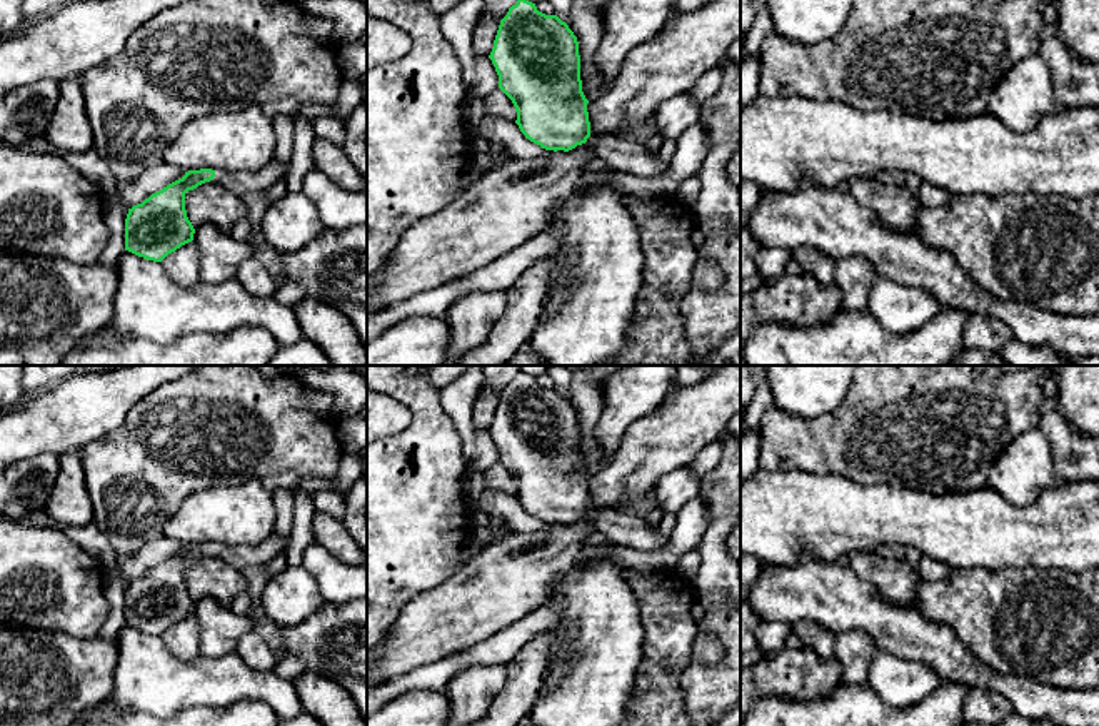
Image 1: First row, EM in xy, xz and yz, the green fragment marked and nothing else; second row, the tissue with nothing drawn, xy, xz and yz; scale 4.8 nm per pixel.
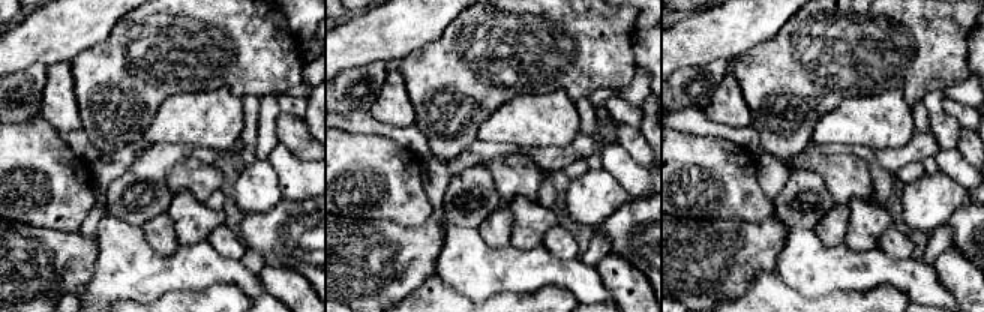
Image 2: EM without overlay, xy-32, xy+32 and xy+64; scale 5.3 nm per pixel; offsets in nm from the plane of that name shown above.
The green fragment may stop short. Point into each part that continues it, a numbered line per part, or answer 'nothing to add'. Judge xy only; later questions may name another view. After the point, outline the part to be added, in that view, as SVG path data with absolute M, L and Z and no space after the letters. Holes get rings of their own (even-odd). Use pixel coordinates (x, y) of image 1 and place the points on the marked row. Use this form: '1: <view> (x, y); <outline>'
1: xy (242, 182); M273 159L258 172L215 172L215 180L228 187L238 197L245 197L250 192L260 192L272 187L277 180L285 179L289 174L289 164Z

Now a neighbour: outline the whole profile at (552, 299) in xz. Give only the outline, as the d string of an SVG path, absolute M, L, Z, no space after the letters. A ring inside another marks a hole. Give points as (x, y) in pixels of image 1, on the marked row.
M572 284L562 285L555 292L547 294L540 315L552 314L557 309L557 305L565 299L565 295L567 295L567 292L569 292L570 287L572 287Z

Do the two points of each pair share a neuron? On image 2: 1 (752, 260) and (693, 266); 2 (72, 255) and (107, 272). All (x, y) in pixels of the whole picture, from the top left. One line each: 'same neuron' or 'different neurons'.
1: same neuron
2: different neurons

